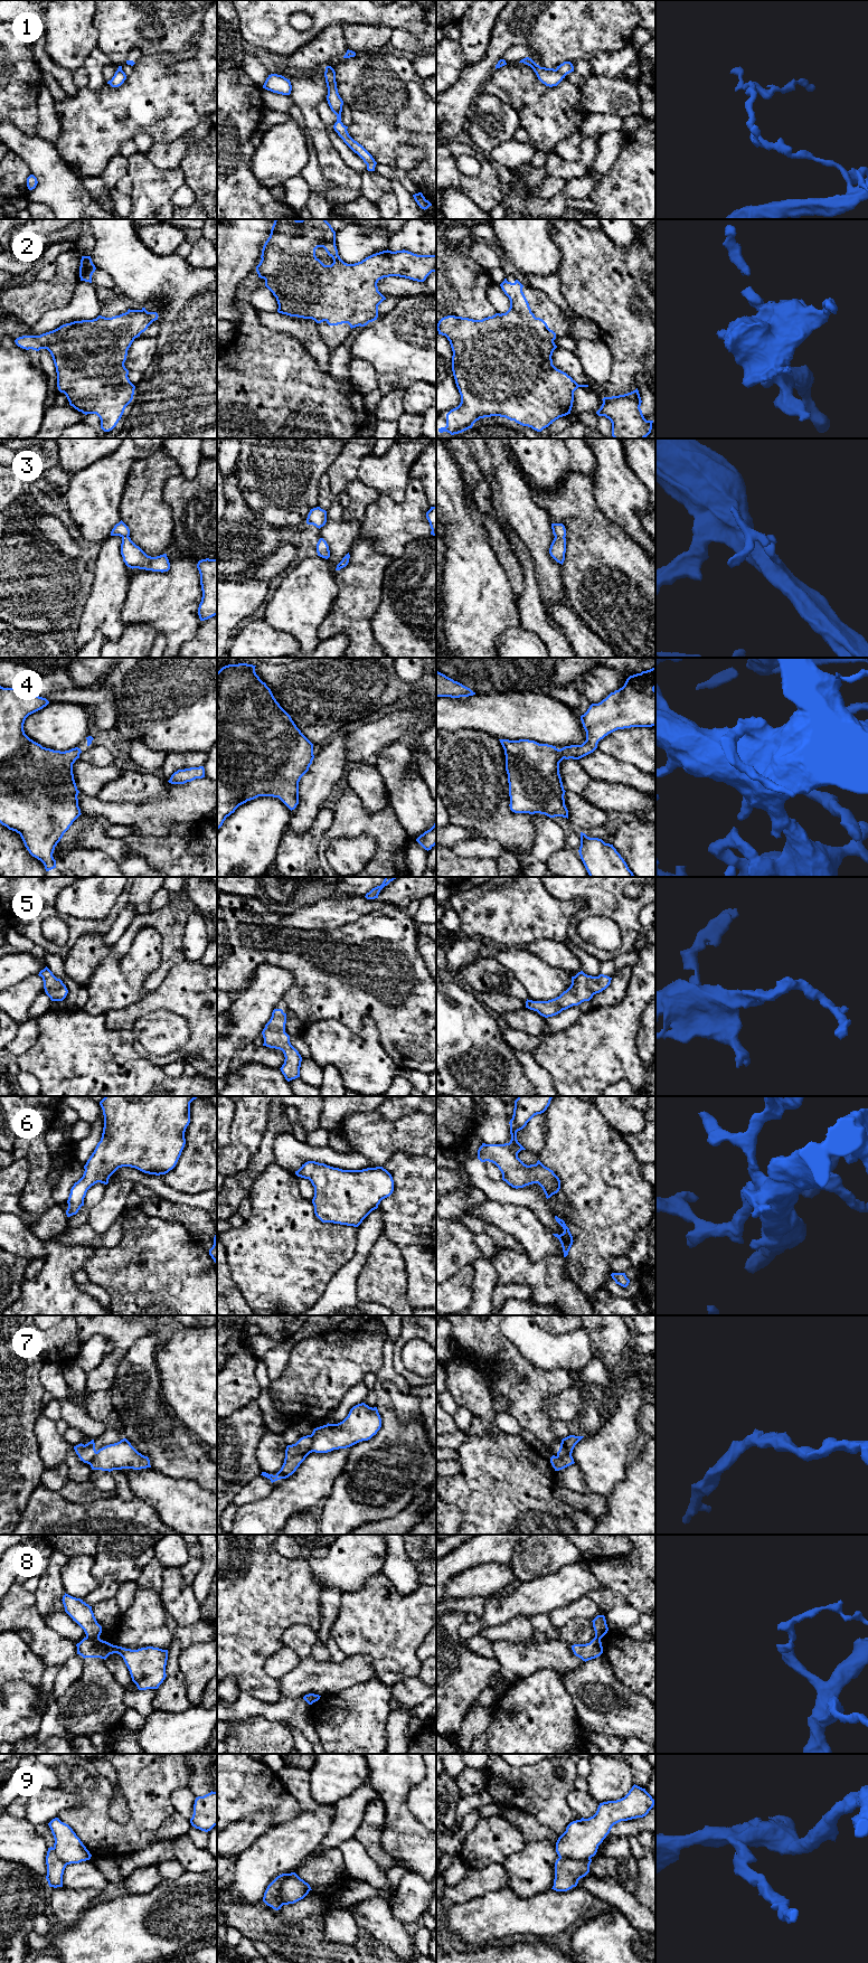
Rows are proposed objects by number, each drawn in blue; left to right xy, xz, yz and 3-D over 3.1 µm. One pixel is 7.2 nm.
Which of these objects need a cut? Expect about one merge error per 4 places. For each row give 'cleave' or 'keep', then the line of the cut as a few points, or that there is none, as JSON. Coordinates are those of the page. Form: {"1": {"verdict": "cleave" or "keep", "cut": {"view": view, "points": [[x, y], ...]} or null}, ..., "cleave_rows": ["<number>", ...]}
{"1": {"verdict": "keep", "cut": null}, "2": {"verdict": "keep", "cut": null}, "3": {"verdict": "keep", "cut": null}, "4": {"verdict": "keep", "cut": null}, "5": {"verdict": "keep", "cut": null}, "6": {"verdict": "keep", "cut": null}, "7": {"verdict": "cleave", "cut": {"view": "xz", "points": [[310, 1435], [312, 1451]]}}, "8": {"verdict": "cleave", "cut": {"view": "xy", "points": [[86, 1635], [98, 1639]]}}, "9": {"verdict": "cleave", "cut": {"view": "xz", "points": [[288, 1874], [277, 1896], [280, 1906]]}}, "cleave_rows": ["7", "8", "9"]}

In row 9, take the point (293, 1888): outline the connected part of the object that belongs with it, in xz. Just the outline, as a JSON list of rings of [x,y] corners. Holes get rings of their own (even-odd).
[[[295,1872],[287,1874],[277,1896],[281,1907],[303,1899],[310,1890],[312,1890],[310,1885]]]

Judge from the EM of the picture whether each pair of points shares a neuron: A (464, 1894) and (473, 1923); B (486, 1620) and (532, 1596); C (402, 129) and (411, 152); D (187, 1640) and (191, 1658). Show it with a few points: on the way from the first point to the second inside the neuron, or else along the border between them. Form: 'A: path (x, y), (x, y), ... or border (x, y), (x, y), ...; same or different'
A: border (491, 1890), (481, 1896), (454, 1904); different
B: path (497, 1611), (521, 1603); same
C: border (424, 151), (401, 143), (395, 150), (395, 167); different
D: border (205, 1641), (191, 1643), (181, 1651); different

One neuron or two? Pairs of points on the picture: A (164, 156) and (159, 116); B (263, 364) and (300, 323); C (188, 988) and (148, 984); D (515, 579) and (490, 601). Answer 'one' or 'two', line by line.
A: two
B: two
C: two
D: two

